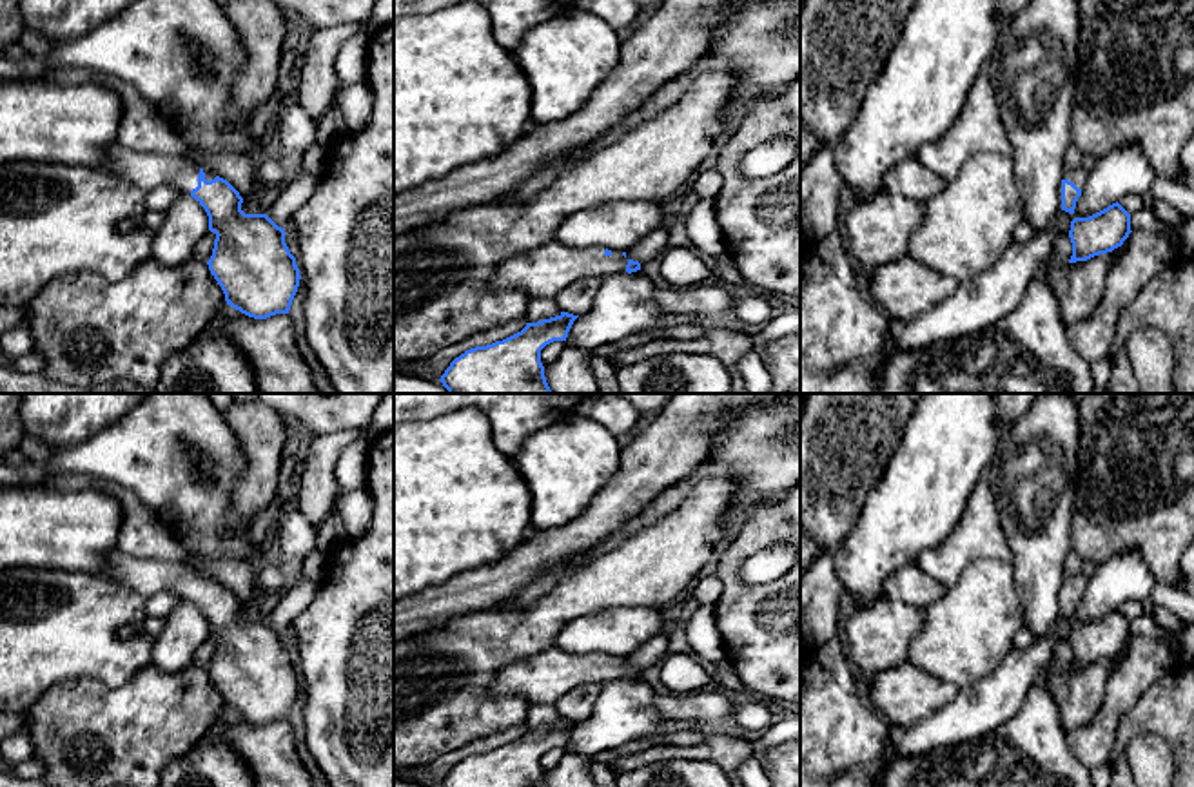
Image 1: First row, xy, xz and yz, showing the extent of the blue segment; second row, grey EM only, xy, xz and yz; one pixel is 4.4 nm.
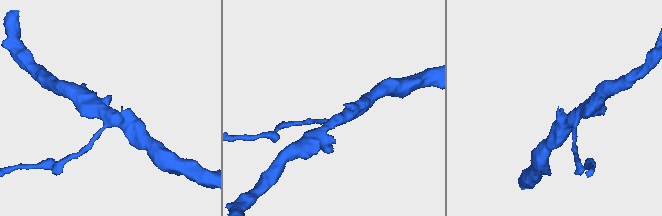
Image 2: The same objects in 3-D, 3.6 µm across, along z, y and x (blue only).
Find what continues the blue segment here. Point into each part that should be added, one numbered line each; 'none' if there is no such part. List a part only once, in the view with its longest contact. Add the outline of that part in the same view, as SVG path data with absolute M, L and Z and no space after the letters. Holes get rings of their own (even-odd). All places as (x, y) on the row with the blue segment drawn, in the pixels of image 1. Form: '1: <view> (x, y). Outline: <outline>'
1: xy (146, 171). Outline: M120 143L113 145L102 169L145 192L161 185L174 185L187 196L198 187L200 174L200 167L185 158L134 152Z

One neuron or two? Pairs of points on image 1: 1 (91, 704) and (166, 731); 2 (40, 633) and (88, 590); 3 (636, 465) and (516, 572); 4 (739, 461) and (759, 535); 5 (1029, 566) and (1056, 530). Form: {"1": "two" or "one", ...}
{"1": "one", "2": "one", "3": "one", "4": "two", "5": "one"}

